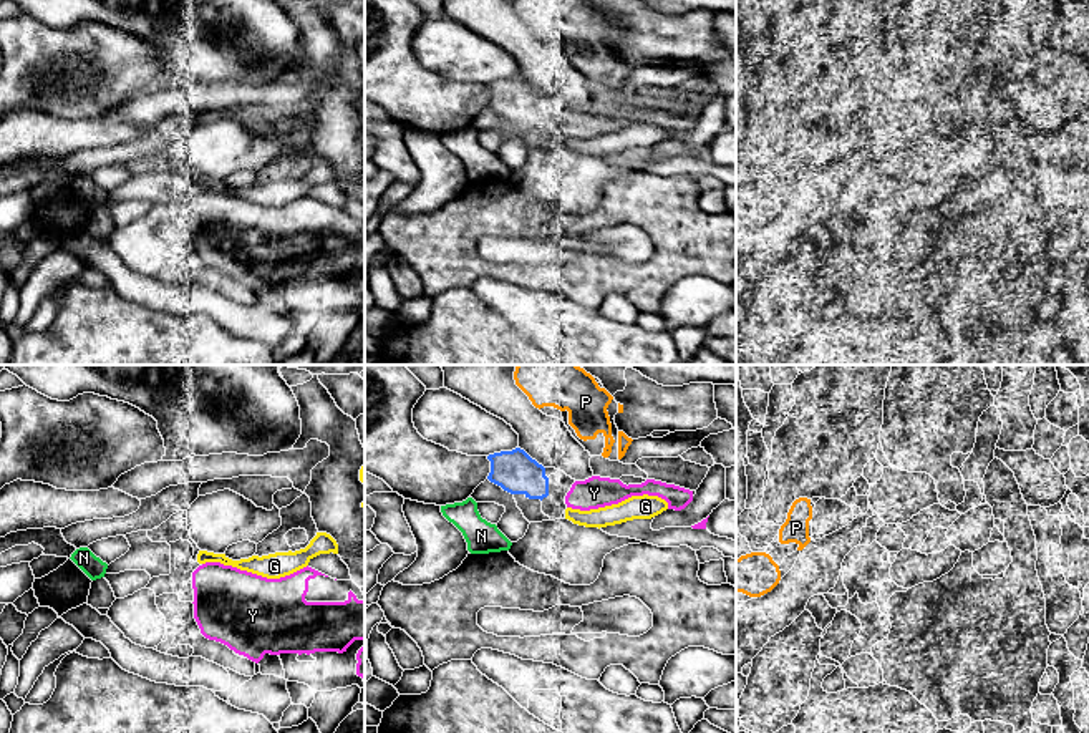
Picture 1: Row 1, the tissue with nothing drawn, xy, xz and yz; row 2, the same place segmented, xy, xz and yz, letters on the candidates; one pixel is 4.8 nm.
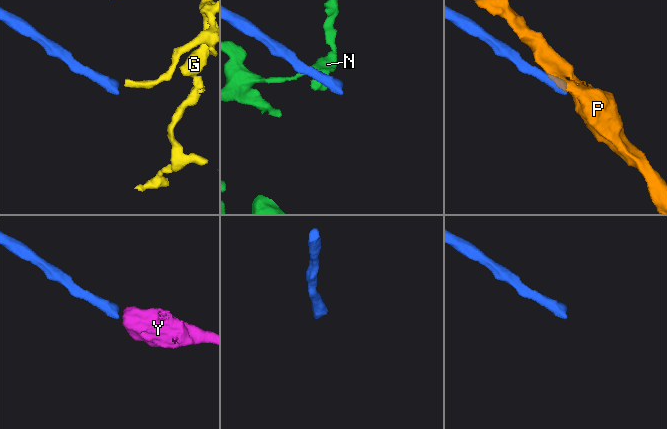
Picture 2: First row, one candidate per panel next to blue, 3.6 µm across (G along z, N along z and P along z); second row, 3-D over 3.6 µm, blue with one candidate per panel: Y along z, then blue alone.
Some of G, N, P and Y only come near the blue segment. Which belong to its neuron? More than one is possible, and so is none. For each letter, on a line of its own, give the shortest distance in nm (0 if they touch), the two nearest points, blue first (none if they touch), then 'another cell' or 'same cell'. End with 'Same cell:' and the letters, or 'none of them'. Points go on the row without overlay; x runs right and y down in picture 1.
G: gap 110 nm; span xz (547, 123), (566, 138); another cell
N: gap 120 nm; span xz (489, 108), (471, 126); another cell
P: gap 220 nm; span xz (519, 77), (539, 37); another cell
Y: gap 90 nm; span xz (547, 123), (566, 125); same cell
Same cell: Y

